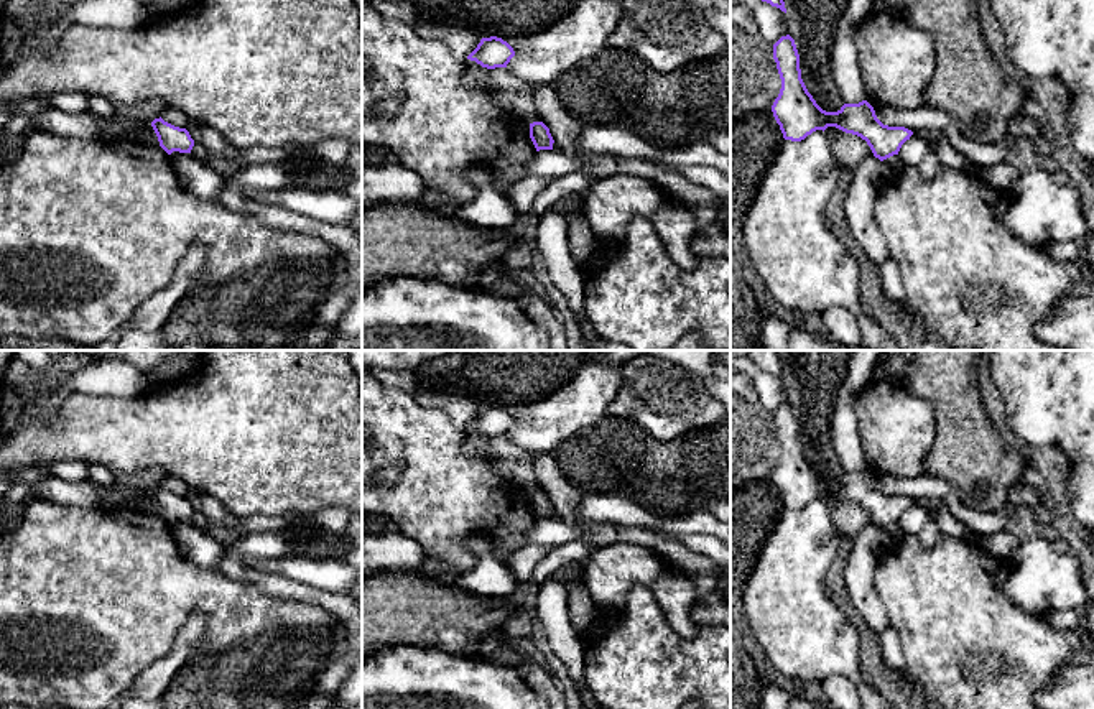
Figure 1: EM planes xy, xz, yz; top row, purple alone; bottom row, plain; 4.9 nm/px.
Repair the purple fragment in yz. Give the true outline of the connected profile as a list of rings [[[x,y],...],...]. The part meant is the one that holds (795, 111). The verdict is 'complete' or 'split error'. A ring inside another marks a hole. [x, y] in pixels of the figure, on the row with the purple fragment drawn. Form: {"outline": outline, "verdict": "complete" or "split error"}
{"outline": [[[790,35],[773,44],[773,59],[781,89],[772,112],[785,140],[801,141],[816,130],[836,127],[865,140],[874,156],[883,161],[898,155],[902,145],[913,135],[905,127],[883,125],[867,100],[844,104],[837,112],[823,110],[801,79],[800,54]]], "verdict": "complete"}

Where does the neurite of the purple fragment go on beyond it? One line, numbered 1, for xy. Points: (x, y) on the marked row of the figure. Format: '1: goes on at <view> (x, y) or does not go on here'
1: does not go on here

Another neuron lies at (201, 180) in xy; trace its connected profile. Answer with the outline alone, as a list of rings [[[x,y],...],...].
[[[192,155],[173,156],[173,165],[179,181],[197,197],[219,204],[219,191],[224,178],[204,161]]]

